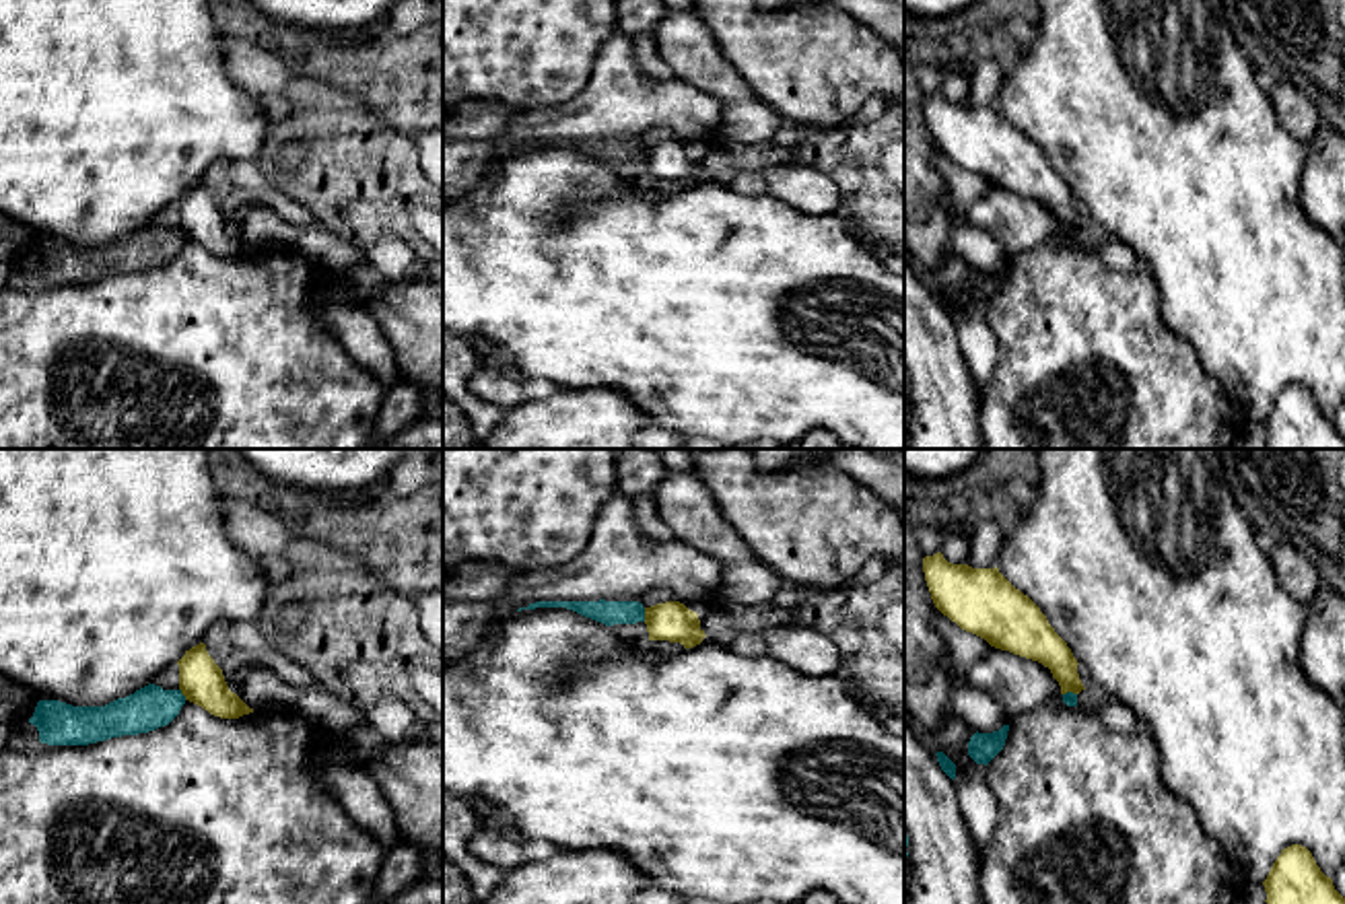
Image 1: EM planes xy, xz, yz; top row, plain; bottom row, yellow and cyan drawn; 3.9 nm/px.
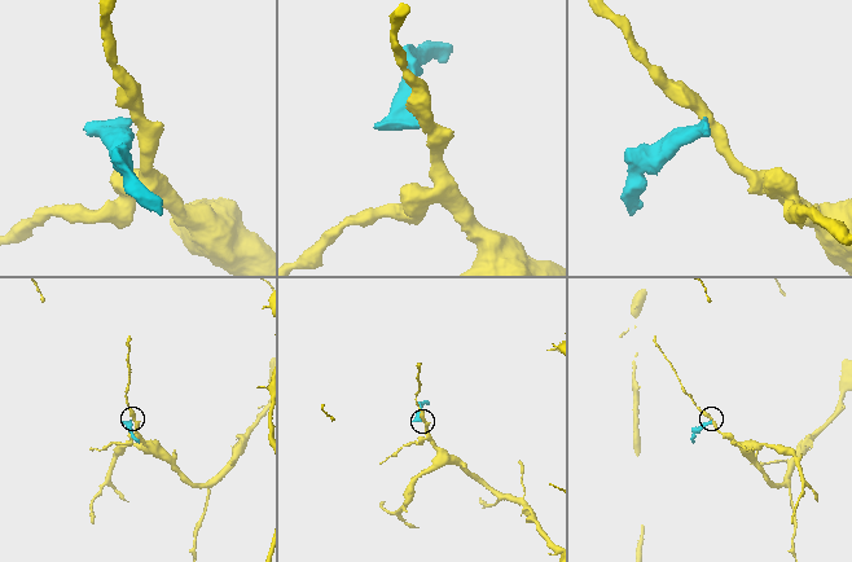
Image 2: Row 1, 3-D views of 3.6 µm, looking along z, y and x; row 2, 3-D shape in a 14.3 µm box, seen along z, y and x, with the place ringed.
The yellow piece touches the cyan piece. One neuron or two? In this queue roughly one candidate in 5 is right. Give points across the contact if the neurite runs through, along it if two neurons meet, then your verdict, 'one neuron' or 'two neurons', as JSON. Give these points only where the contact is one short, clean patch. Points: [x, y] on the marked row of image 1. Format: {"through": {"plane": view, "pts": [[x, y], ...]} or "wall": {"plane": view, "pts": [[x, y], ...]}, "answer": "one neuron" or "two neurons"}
{"wall": {"plane": "xz", "pts": [[643, 608], [645, 620]]}, "answer": "two neurons"}

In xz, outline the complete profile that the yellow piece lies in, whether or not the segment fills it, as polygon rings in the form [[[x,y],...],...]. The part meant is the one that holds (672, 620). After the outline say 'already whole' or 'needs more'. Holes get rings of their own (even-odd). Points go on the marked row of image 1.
[[[680,601],[645,607],[645,624],[649,640],[680,642],[684,649],[700,645],[706,636],[700,628],[698,614]]]; already whole

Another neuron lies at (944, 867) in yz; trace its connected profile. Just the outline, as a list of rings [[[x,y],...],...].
[[[904,717],[906,904],[982,904],[978,857],[960,815],[954,780]]]

